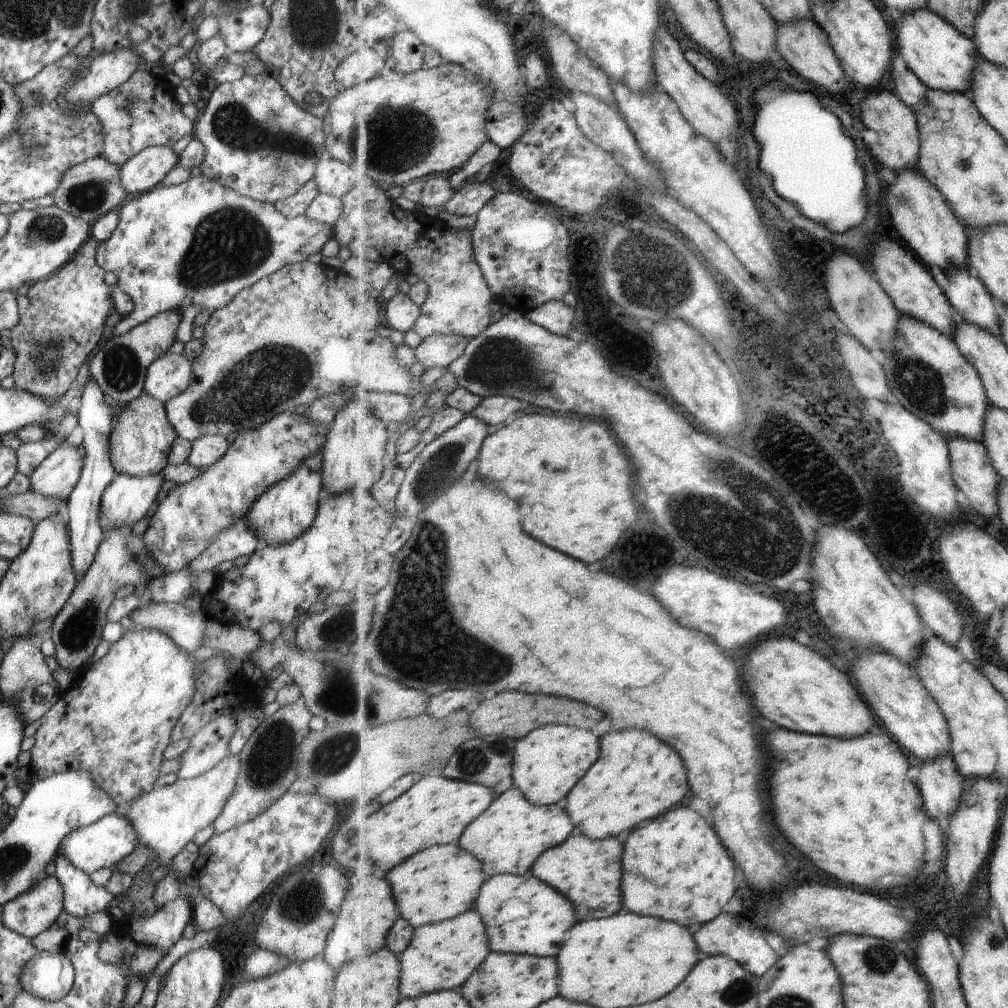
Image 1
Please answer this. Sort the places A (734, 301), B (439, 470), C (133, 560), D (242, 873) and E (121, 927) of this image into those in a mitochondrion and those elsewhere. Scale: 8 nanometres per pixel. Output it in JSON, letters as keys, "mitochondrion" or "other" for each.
{"A":"other","B":"mitochondrion","C":"mitochondrion","D":"other","E":"other"}

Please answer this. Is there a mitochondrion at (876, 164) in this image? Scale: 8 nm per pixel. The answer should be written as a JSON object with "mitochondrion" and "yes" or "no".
{"mitochondrion":"no"}

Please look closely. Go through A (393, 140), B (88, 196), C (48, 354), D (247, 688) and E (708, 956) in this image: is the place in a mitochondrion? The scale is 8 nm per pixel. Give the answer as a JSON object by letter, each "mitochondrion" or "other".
{"A":"mitochondrion","B":"mitochondrion","C":"mitochondrion","D":"other","E":"other"}

